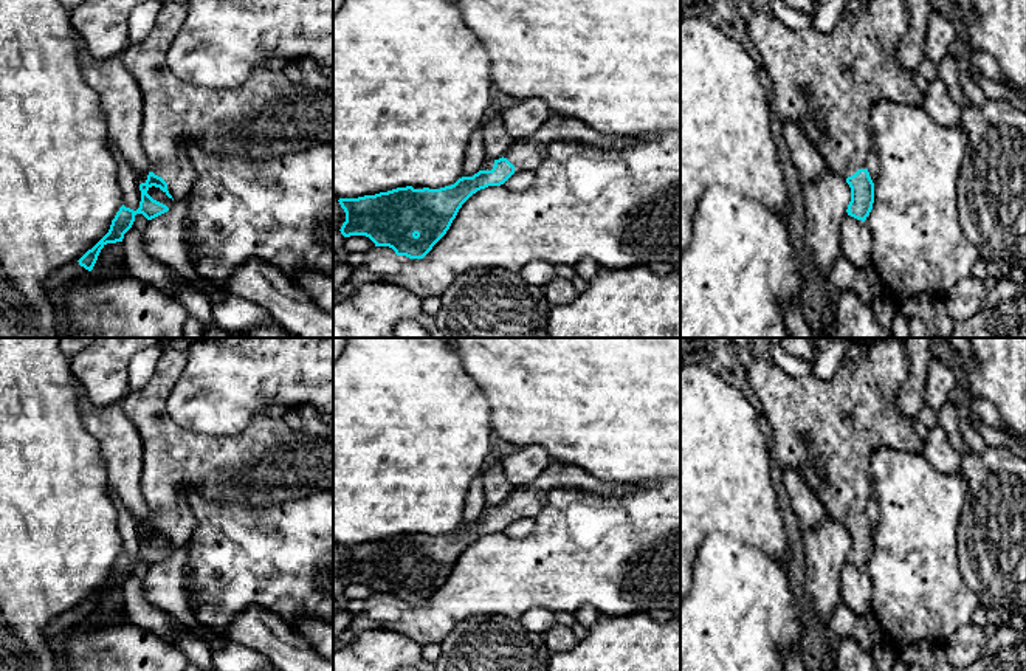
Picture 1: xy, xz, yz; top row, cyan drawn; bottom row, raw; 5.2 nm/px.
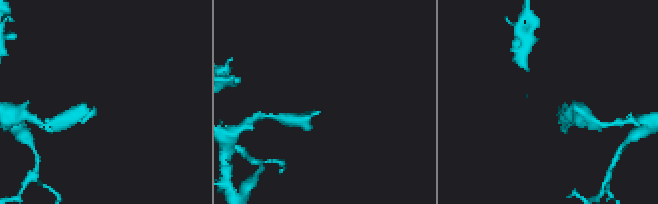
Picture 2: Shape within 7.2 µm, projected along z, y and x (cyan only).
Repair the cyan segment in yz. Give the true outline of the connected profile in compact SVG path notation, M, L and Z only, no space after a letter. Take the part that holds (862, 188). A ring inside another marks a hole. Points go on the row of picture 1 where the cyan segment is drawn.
M869 0L865 9L840 17L829 34L815 29L792 29L763 9L750 9L747 22L747 33L761 53L764 68L770 79L776 113L783 121L798 121L804 127L809 139L821 152L826 166L846 178L851 188L851 201L846 212L862 222L866 220L874 203L874 183L865 164L865 157L871 147L871 108L882 99L913 105L919 105L922 101L922 93L908 71L893 59L894 46L907 33L908 25L910 12L905 0Z

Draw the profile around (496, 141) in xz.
M490 113L482 126L485 160L499 160L507 155L513 138L504 127L499 113Z

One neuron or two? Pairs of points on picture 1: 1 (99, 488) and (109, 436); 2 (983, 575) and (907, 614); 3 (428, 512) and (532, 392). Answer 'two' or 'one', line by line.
1: two
2: two
3: two

